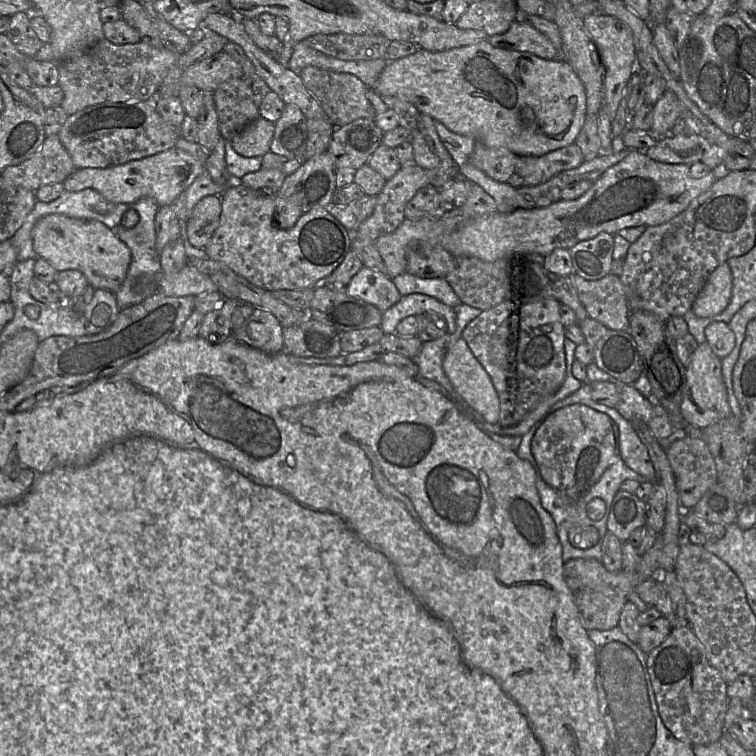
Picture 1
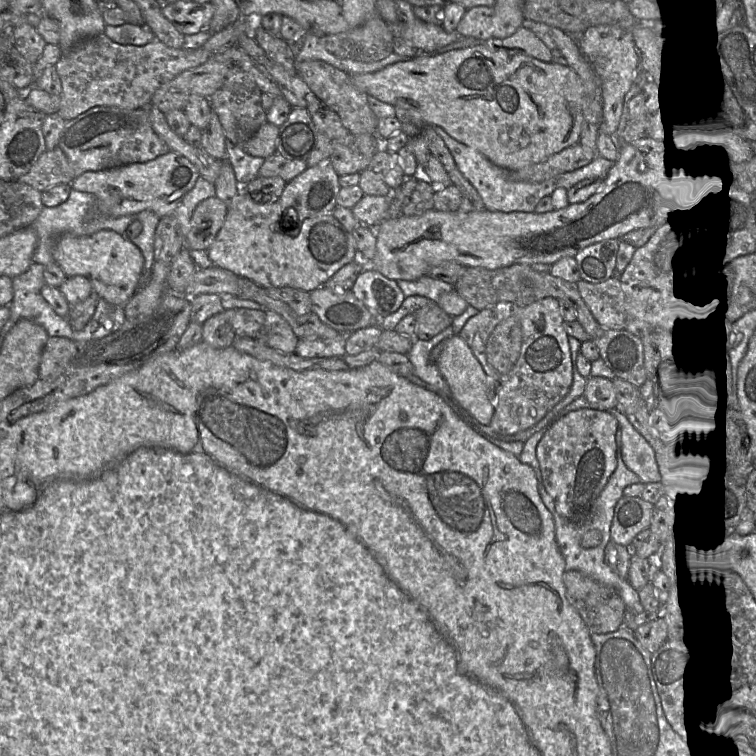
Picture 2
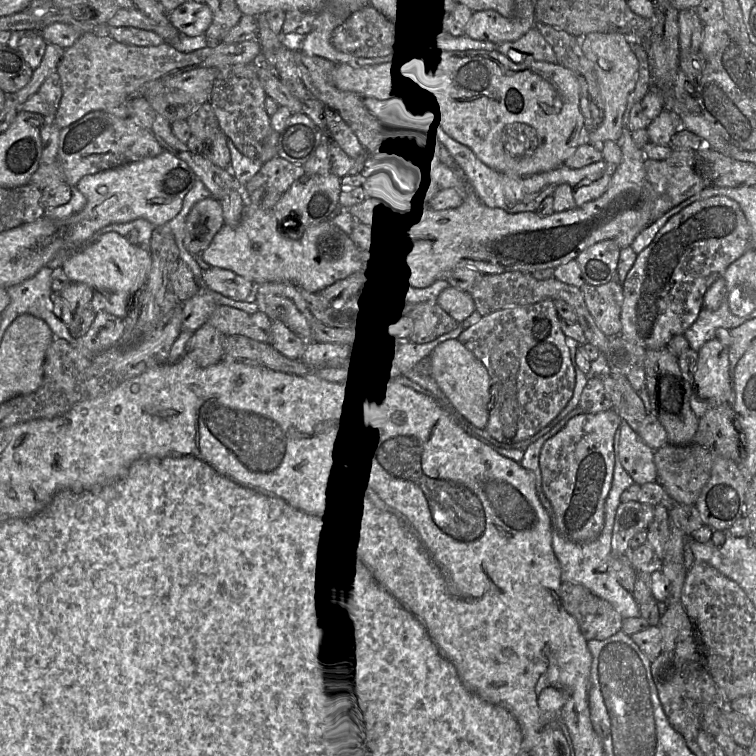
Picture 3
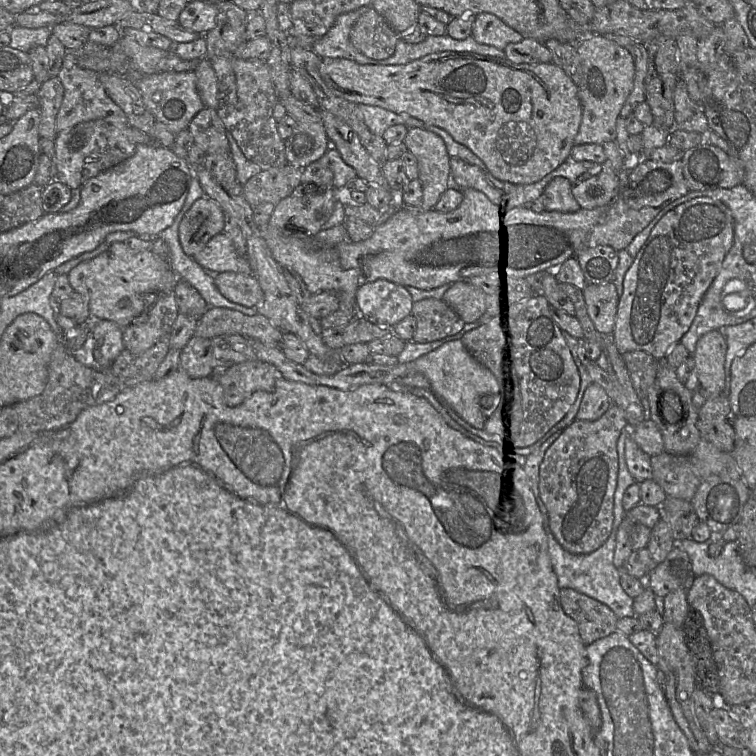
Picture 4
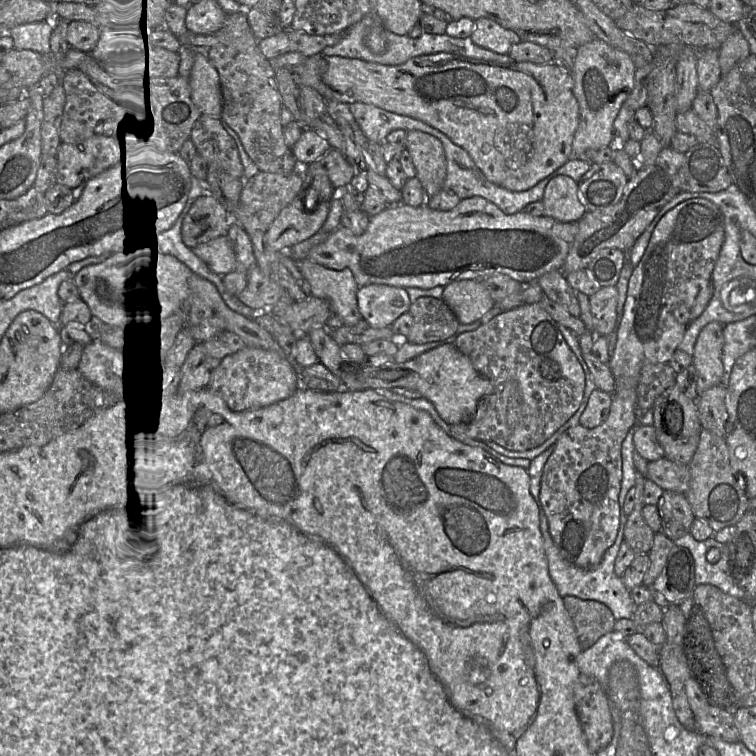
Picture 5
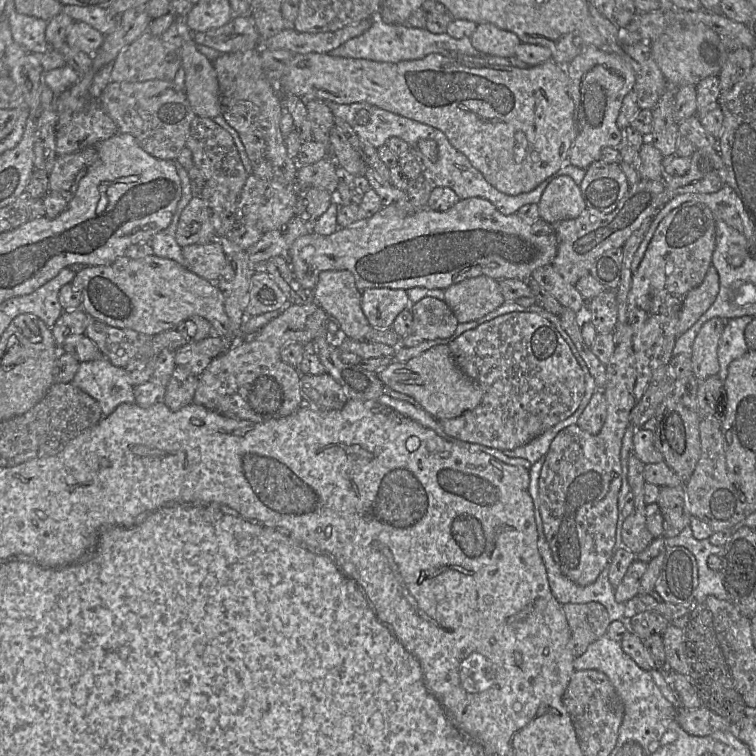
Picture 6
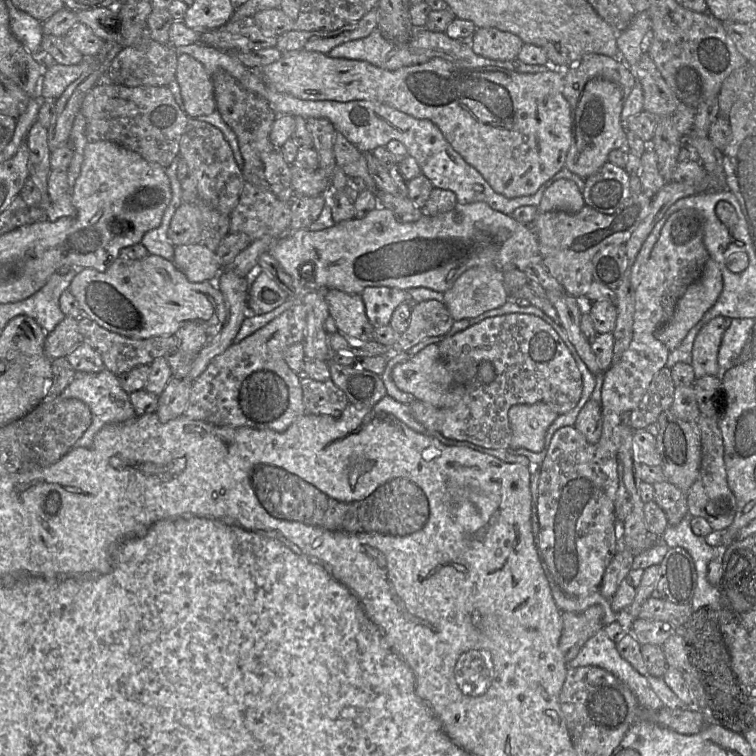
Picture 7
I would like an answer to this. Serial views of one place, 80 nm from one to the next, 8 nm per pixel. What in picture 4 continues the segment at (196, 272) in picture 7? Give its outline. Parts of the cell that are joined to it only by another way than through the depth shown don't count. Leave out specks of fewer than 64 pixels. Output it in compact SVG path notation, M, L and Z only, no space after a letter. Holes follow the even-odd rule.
M224 232L213 236L193 258L213 275L226 271L252 274L248 260L236 251L232 240Z

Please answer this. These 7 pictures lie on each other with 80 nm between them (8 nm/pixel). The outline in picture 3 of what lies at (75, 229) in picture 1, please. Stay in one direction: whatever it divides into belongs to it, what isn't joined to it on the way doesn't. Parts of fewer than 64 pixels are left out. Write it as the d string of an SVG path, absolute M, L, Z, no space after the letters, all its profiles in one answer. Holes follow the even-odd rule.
M107 232L95 242L68 250L68 256L60 267L70 282L84 283L93 290L91 306L95 312L105 311L124 319L133 296L146 283L151 269L148 248L132 245L117 232Z

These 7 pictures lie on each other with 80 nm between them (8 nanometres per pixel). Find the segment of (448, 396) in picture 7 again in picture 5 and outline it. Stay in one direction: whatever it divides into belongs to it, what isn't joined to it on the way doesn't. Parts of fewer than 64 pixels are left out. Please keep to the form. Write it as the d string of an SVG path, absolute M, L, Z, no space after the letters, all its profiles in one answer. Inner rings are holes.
M444 344L404 363L387 363L378 367L362 367L368 388L391 389L395 387L416 391L429 400L441 418L448 424L468 423L475 418L482 395L494 392L491 381L480 375L470 359L454 344Z

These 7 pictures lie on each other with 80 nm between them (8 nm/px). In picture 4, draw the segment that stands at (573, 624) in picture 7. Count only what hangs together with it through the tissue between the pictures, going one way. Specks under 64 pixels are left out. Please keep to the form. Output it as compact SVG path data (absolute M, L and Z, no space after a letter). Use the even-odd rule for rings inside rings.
M571 588L560 589L560 600L565 613L577 623L586 646L617 631L618 618L607 605Z

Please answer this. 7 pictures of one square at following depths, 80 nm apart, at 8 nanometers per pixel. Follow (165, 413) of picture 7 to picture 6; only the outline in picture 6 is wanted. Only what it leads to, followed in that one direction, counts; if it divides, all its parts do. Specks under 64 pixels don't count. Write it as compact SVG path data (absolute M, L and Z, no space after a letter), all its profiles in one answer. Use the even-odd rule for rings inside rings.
M176 366L167 386L163 403L172 411L192 403L198 377L183 367Z

